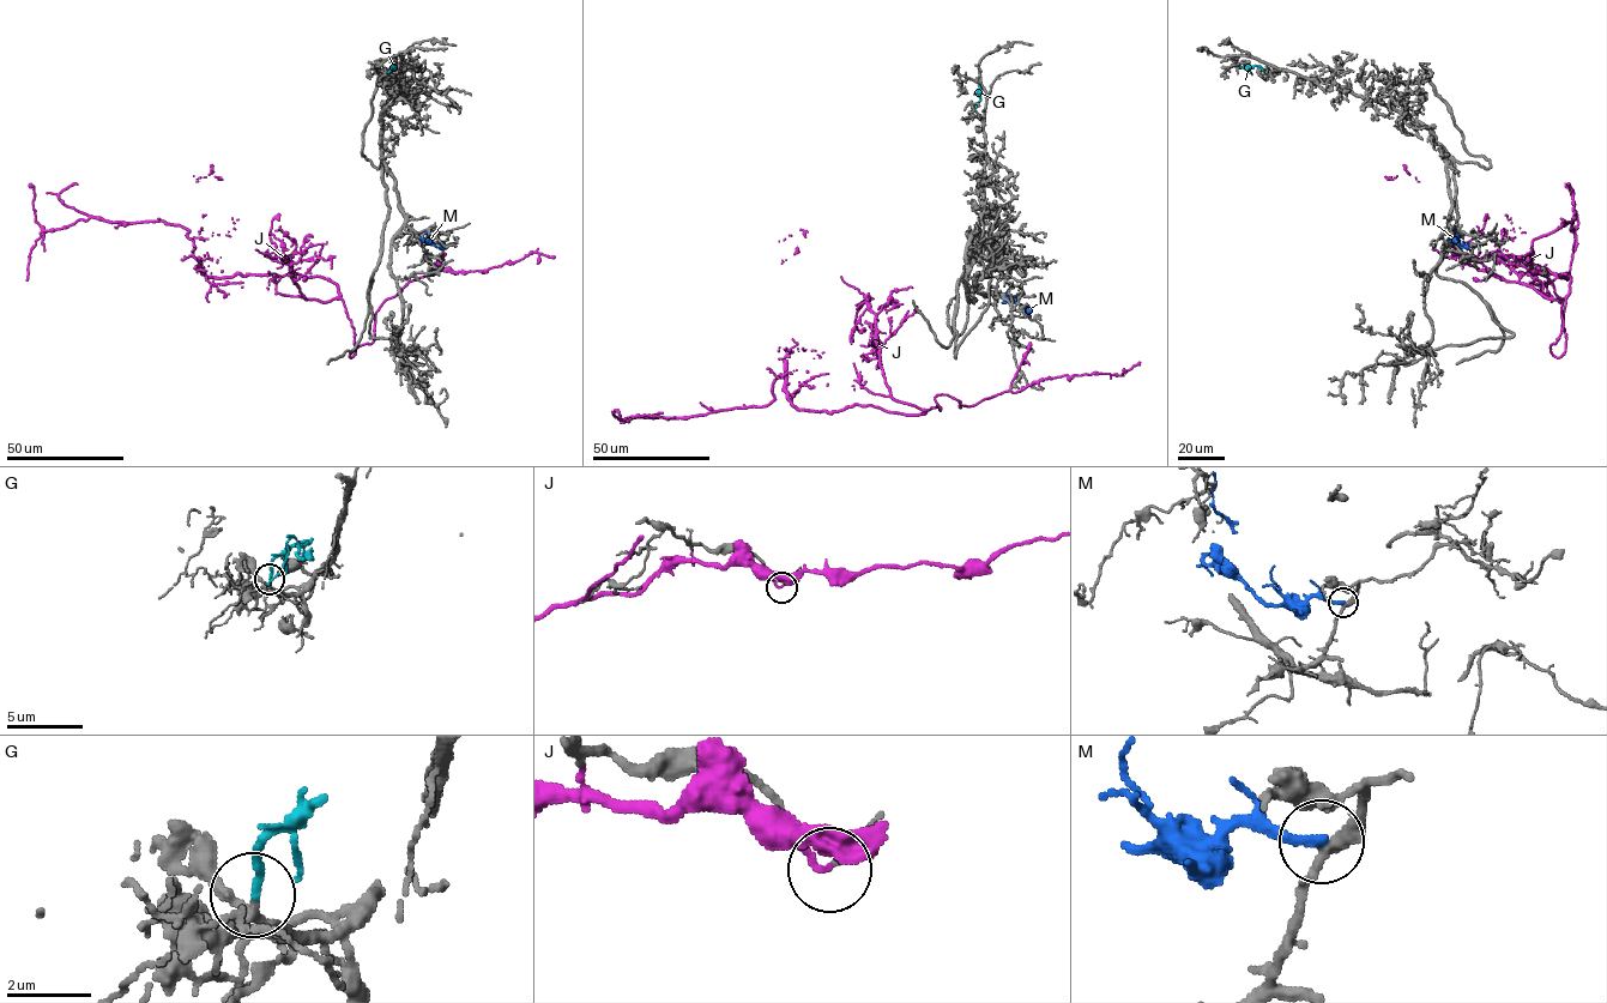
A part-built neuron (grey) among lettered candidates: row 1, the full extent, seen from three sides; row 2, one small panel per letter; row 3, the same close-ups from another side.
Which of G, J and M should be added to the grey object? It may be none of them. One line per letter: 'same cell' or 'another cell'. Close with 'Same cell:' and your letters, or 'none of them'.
G: same cell
J: another cell
M: another cell
Same cell: G

